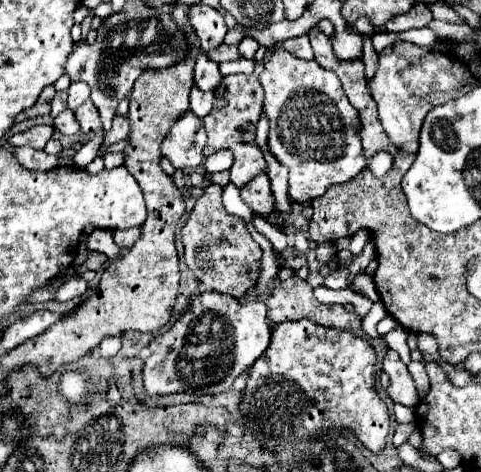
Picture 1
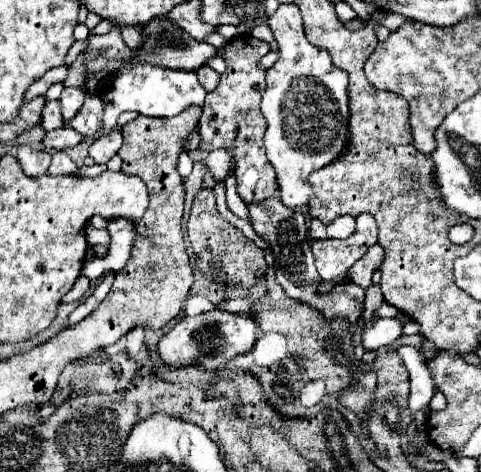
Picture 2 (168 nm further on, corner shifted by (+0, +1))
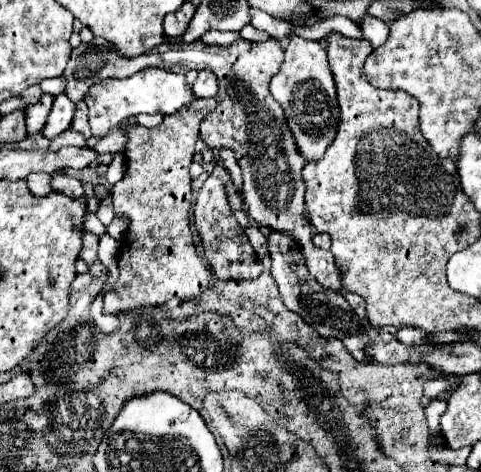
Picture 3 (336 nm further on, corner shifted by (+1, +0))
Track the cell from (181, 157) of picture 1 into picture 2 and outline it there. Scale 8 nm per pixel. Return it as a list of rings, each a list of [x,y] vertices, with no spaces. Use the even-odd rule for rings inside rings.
[[[195,128],[195,130],[185,138],[185,142],[183,142],[183,152],[185,152],[185,154],[193,154],[193,152],[199,150],[199,146],[201,146],[201,134],[199,134],[199,130]]]

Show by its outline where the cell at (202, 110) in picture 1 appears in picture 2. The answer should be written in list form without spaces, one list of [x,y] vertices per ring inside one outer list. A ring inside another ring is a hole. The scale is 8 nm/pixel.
[[[149,64],[141,66],[125,66],[119,78],[115,82],[105,84],[107,88],[101,92],[101,100],[105,102],[105,114],[103,114],[103,126],[107,130],[113,130],[117,124],[117,118],[125,110],[135,110],[145,116],[175,116],[187,106],[203,106],[207,92],[197,82],[195,72],[179,72],[179,70],[165,70]]]

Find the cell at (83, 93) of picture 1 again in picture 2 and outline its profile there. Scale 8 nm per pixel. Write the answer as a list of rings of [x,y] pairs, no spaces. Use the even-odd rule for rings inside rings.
[[[65,88],[63,90],[63,94],[61,94],[61,98],[59,98],[59,102],[61,102],[61,114],[63,114],[63,118],[69,122],[77,112],[79,112],[79,108],[83,106],[83,102],[85,102],[85,90],[81,90],[81,88]]]

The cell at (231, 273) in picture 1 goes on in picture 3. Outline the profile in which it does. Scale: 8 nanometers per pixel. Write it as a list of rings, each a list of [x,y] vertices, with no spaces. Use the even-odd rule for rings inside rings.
[[[208,177],[202,185],[196,205],[194,205],[194,225],[200,231],[204,257],[208,259],[214,275],[218,279],[256,279],[262,271],[262,261],[252,249],[244,229],[236,221],[224,191],[224,183],[218,177]]]

